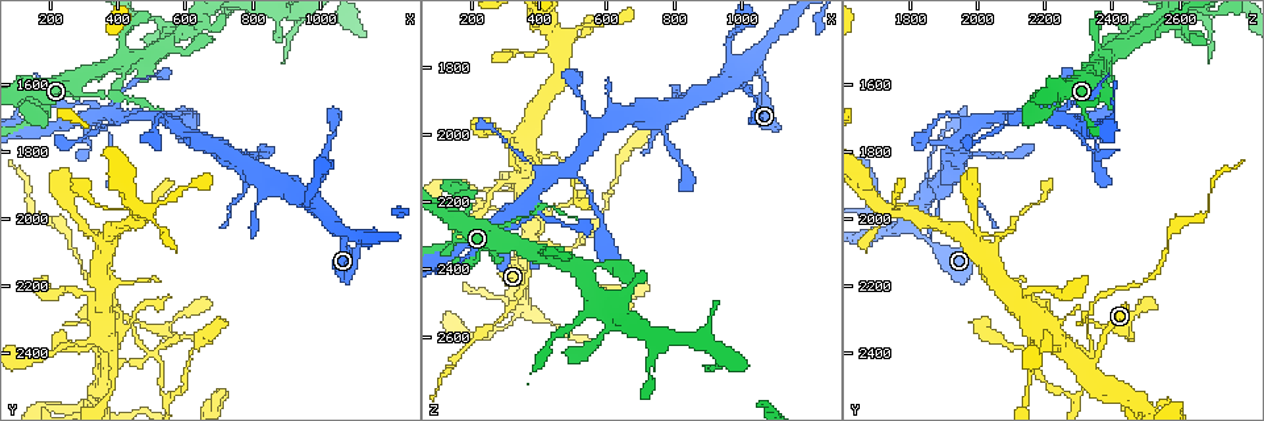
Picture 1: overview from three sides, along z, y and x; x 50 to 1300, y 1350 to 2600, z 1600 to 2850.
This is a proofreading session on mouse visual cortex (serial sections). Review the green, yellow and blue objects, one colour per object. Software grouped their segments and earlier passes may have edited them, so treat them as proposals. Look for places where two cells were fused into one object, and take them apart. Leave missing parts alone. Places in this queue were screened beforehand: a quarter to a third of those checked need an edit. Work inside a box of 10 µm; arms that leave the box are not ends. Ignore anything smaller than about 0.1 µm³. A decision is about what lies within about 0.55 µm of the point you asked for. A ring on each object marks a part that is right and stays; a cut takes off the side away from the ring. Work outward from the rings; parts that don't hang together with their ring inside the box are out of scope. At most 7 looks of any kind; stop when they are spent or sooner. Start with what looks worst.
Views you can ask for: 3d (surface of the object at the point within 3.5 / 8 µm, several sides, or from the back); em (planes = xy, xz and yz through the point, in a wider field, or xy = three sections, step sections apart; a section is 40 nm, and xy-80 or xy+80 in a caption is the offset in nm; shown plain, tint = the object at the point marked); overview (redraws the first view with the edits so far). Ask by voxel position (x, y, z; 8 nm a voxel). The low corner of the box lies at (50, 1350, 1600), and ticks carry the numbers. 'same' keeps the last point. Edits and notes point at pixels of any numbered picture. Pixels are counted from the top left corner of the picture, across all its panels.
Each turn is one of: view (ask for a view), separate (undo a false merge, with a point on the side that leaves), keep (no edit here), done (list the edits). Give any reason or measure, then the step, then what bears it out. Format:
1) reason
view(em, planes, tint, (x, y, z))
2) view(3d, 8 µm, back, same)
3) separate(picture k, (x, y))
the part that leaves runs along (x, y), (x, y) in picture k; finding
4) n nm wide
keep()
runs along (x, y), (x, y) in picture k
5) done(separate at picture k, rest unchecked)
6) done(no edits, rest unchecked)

thin neck
view(3d, 3.5 µm, (1050, 2010, 1810))

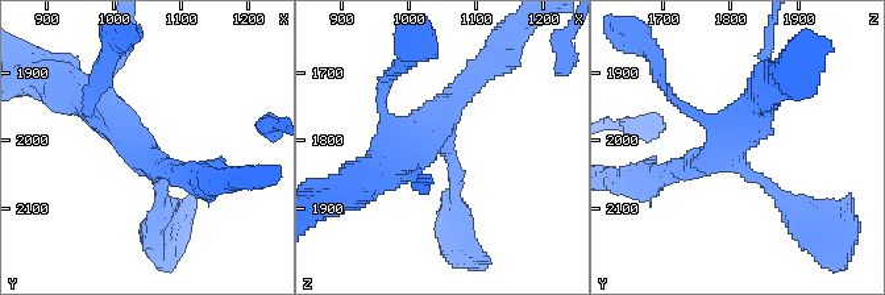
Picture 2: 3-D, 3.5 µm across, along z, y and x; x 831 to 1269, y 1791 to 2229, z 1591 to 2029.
4 arms
keep()
runs along (162, 206), (150, 161), (78, 96) in picture 2; continuous, no second cell

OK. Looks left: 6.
small branch off a trunk
view(3d, 3.5 µm, (490, 1690, 2090))

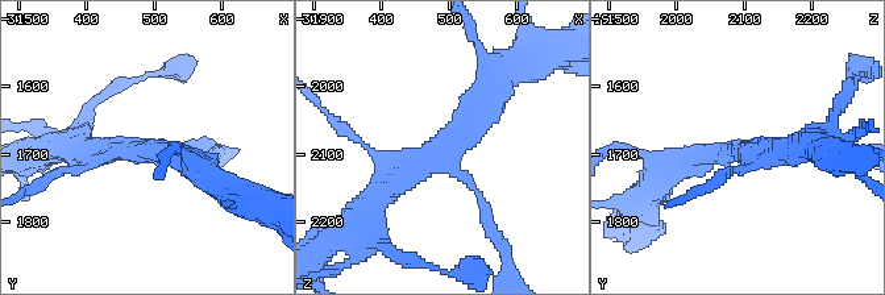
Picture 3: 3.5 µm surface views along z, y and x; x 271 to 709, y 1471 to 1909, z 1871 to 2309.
3 arms; arms of 150, 300, 350 nm; shape alone is not enough
view(em, xy, step 5, tint, (495, 1690, 2090))

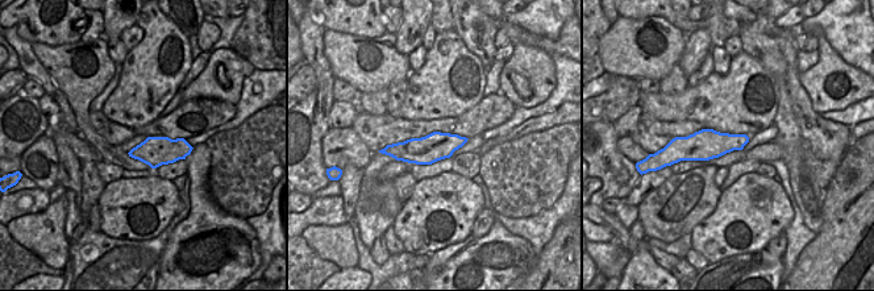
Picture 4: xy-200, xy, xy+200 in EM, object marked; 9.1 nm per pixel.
keep()
runs along (462, 140), (427, 150), (387, 150) in picture 4; continuous, no second cell

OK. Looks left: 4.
a narrow waist
view(3d, 3.5 µm, (250, 2210, 2210))

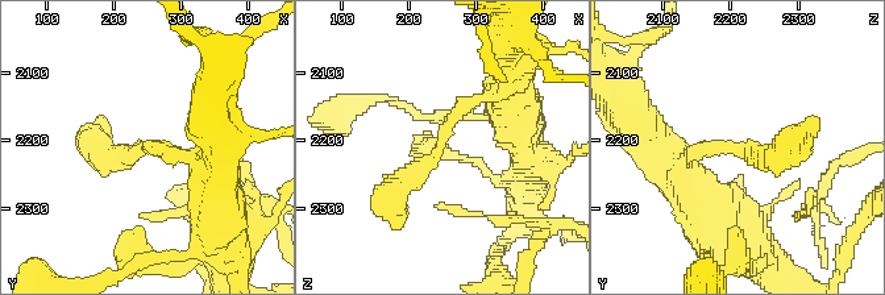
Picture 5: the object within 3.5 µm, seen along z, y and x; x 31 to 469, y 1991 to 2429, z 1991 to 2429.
now the EM
view(em, xy, step 3, tint, (245, 2210, 2205))

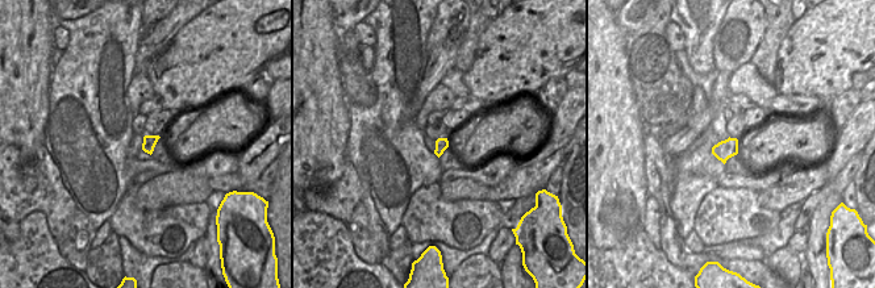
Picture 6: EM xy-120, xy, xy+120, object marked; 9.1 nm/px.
keep()
one cell here

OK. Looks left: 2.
done(no edits, rest unchecked)

